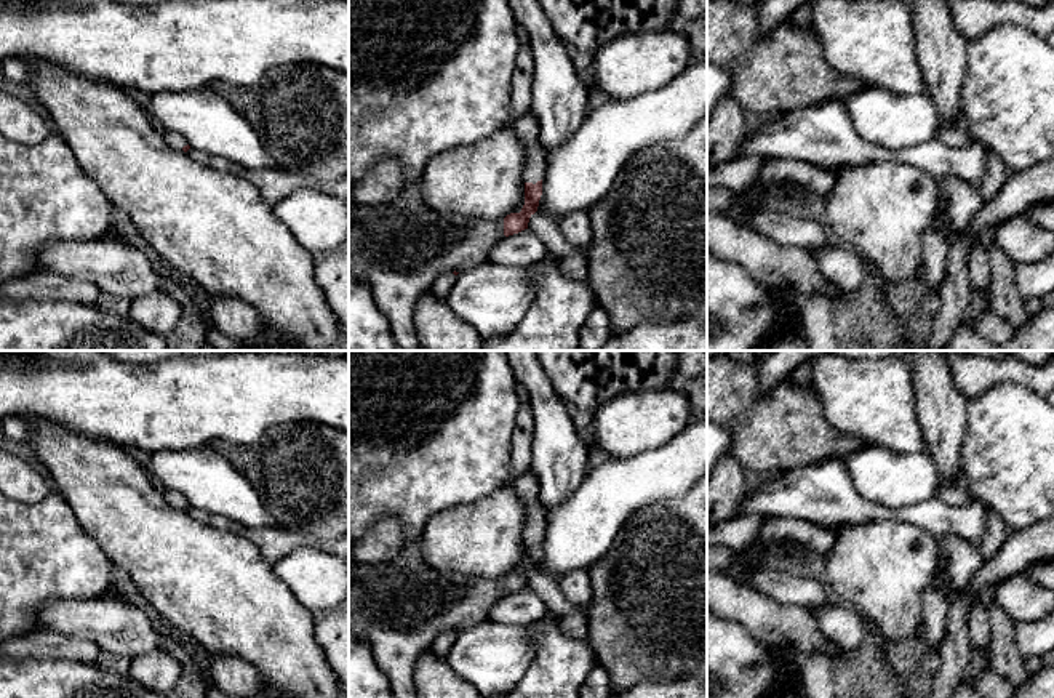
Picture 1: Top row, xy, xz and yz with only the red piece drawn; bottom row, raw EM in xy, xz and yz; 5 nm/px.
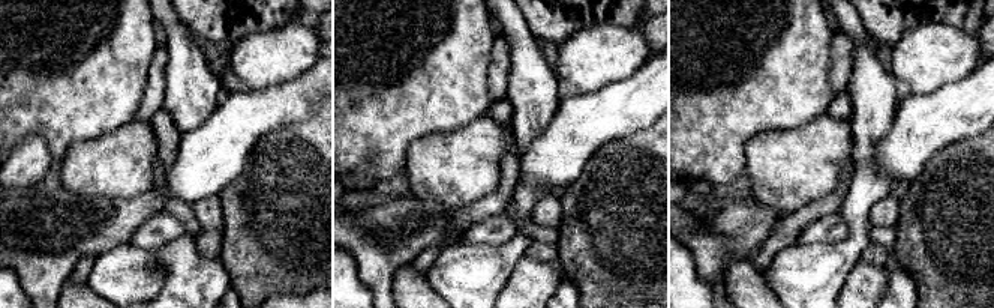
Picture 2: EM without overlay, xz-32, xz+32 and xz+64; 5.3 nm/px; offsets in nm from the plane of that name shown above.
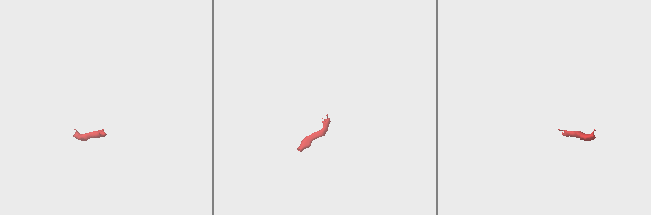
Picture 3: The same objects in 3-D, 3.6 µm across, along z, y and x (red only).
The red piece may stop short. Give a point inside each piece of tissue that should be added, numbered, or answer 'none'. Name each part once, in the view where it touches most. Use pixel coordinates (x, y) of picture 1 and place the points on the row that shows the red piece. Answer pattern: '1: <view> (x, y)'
1: xz (525, 127)
2: xz (442, 287)

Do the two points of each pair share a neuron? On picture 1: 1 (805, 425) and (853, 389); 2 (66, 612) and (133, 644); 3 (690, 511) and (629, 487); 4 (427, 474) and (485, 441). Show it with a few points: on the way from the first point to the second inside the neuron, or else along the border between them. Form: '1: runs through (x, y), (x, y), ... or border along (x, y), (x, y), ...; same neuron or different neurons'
1: border along (811, 385), (822, 415), (851, 436); different neurons
2: runs through (82, 618), (107, 621), (117, 629); same neuron
3: border along (690, 487), (680, 495), (638, 508), (629, 516); different neurons
4: runs through (442, 460), (461, 441), (471, 441); same neuron

